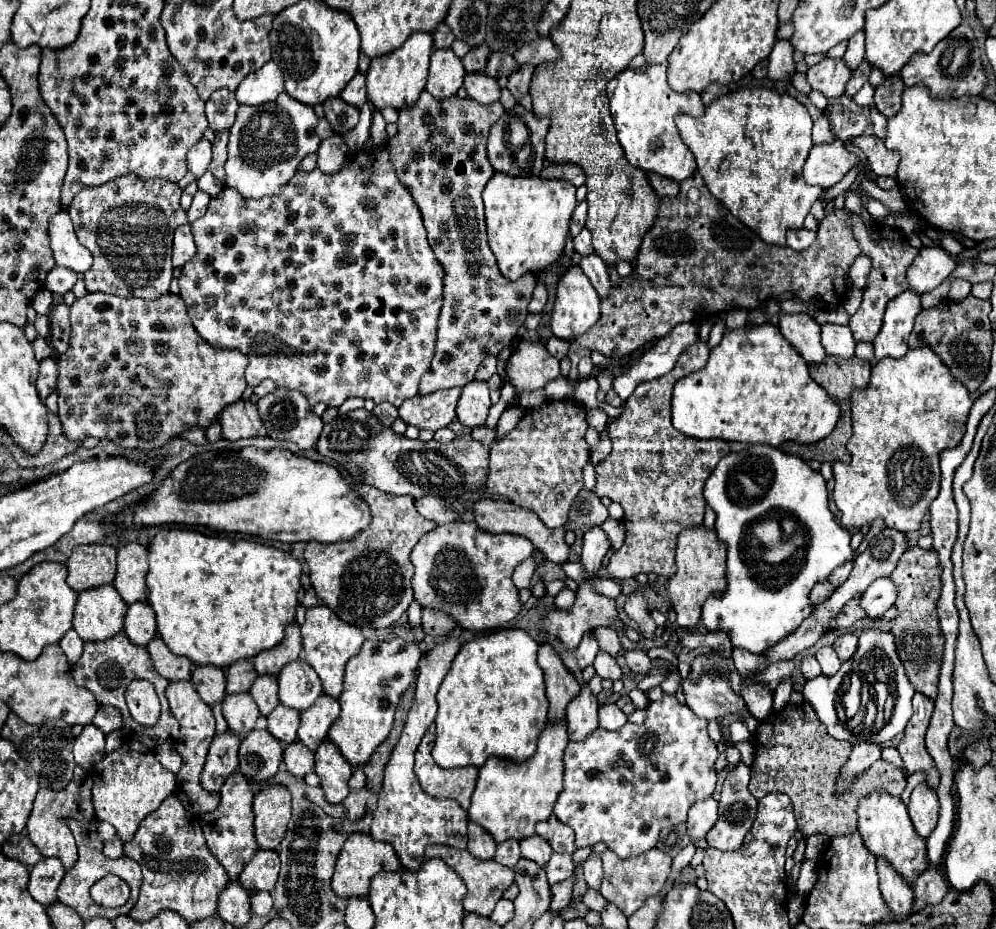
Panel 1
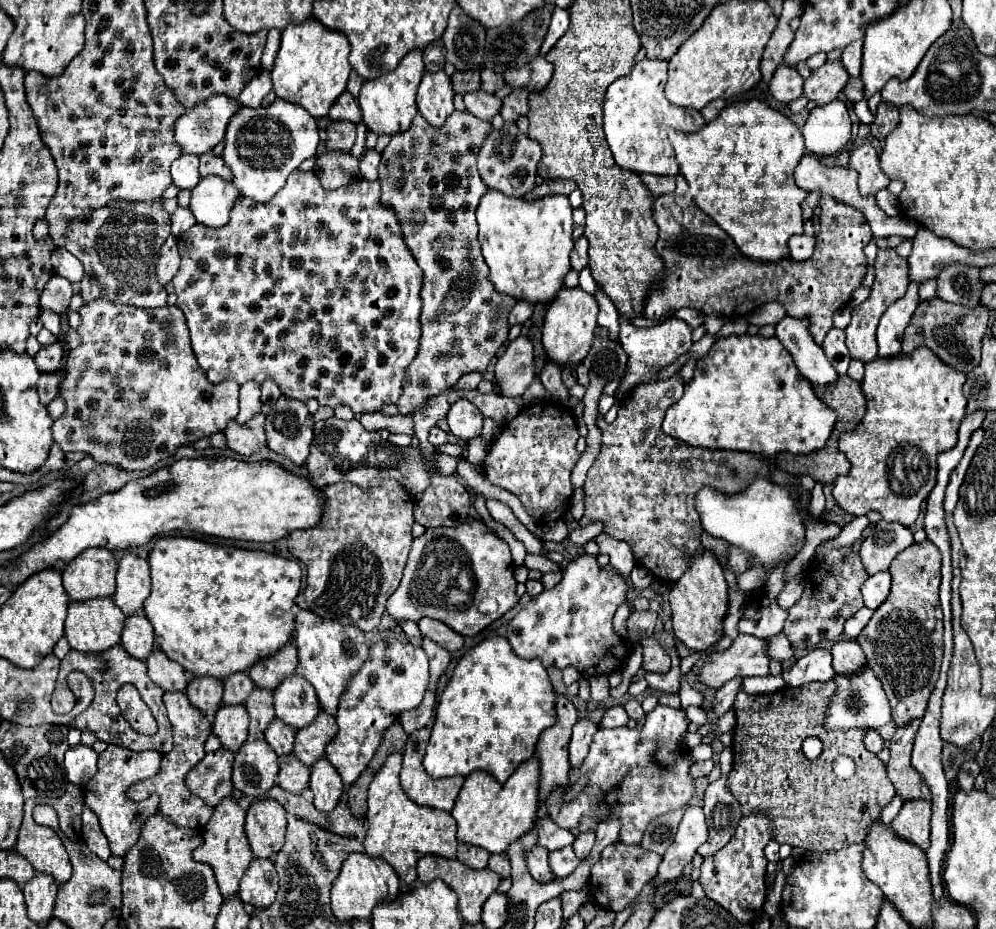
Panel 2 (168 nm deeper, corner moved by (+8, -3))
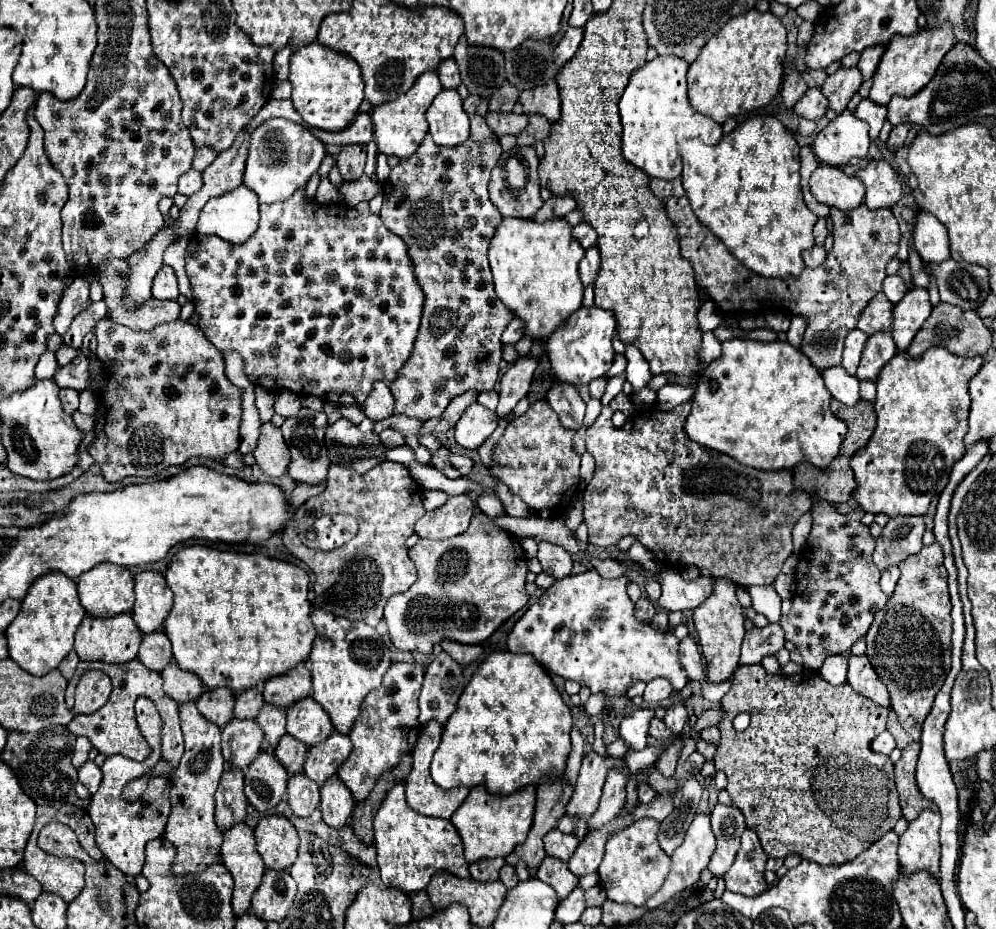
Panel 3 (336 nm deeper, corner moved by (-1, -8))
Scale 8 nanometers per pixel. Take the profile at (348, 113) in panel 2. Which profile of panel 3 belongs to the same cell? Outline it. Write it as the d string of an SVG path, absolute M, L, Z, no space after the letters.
M359 113L355 121L339 133L319 133L317 129L311 129L311 133L325 145L367 145L373 139L373 123L369 113Z

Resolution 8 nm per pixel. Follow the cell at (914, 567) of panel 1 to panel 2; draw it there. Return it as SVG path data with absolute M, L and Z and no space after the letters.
M930 540L912 544L892 560L890 574L890 596L860 632L858 644L870 668L882 680L896 726L904 726L924 716L942 662L942 608L938 600L940 550Z

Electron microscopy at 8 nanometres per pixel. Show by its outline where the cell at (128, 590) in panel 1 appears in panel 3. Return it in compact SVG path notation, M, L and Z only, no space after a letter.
M143 571L135 577L133 619L141 633L163 631L163 621L173 609L173 591L157 571Z

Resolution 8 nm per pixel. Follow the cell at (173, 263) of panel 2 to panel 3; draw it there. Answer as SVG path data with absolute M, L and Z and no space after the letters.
M163 265L161 271L155 275L151 293L153 293L155 299L161 299L161 301L165 301L165 299L177 299L179 297L177 277L175 277L175 271L169 265Z

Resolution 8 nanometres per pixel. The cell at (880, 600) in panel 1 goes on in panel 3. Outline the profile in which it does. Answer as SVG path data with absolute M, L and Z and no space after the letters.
M889 567L883 575L881 575L881 589L887 593L887 595L891 595L893 593L893 589L895 589L895 585L897 585L897 579L899 579L899 567Z

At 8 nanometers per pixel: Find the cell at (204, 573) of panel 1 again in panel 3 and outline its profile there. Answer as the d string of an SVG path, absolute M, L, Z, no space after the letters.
M193 545L193 547L183 547L179 549L173 559L171 559L171 565L165 573L165 579L167 579L167 585L169 589L173 591L175 595L175 605L173 605L173 611L169 613L169 617L165 619L165 635L169 637L169 641L173 643L173 657L177 661L177 665L183 669L183 671L193 671L209 689L217 689L217 687L229 687L233 693L241 693L245 689L251 689L251 687L257 687L259 683L265 683L267 679L271 677L277 677L277 675L285 675L287 671L291 671L295 665L307 661L309 653L311 653L311 647L313 647L313 641L317 637L317 629L311 621L311 603L307 599L307 593L309 593L309 575L293 565L293 563L287 563L287 561L277 561L277 559L271 559L271 557L265 557L261 553L235 553L235 551L220 551L213 547L203 547L203 545Z

